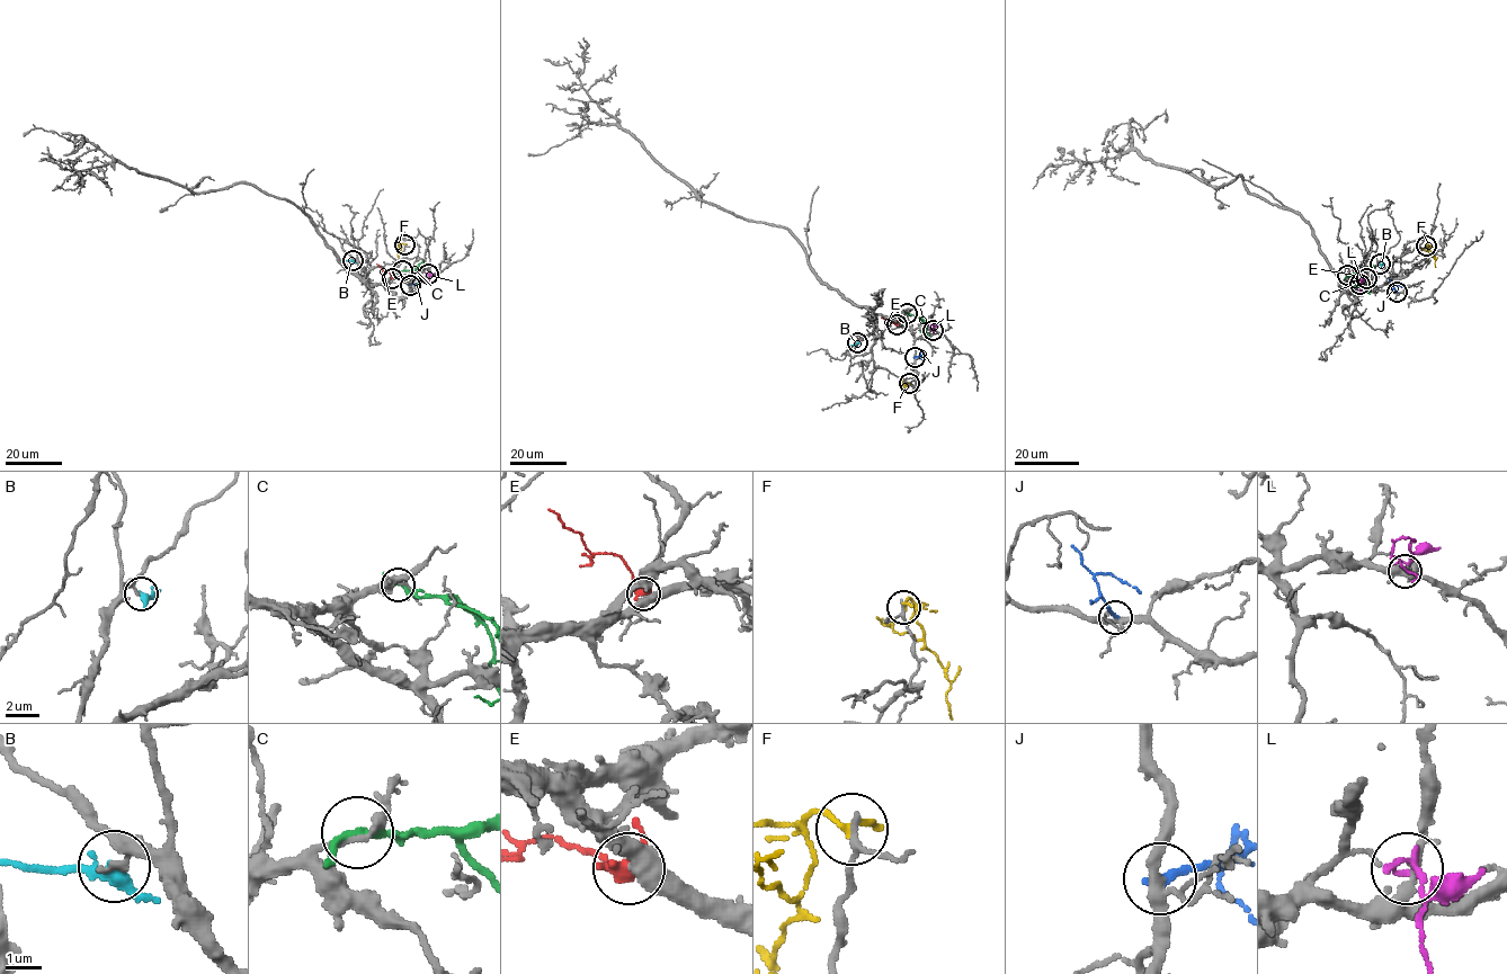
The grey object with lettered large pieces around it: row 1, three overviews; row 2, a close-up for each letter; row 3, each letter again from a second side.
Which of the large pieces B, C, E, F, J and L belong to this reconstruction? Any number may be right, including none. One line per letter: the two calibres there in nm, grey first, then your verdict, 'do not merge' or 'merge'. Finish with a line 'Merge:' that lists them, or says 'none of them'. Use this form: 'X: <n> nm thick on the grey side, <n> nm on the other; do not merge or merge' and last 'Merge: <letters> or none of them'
B: 200 nm thick on the grey side, 240 nm on the other; do not merge
C: 190 nm thick on the grey side, 190 nm on the other; do not merge
E: 460 nm thick on the grey side, 320 nm on the other; merge
F: 170 nm thick on the grey side, 200 nm on the other; do not merge
J: 280 nm thick on the grey side, 260 nm on the other; do not merge
L: 240 nm thick on the grey side, 160 nm on the other; do not merge
Merge: E

